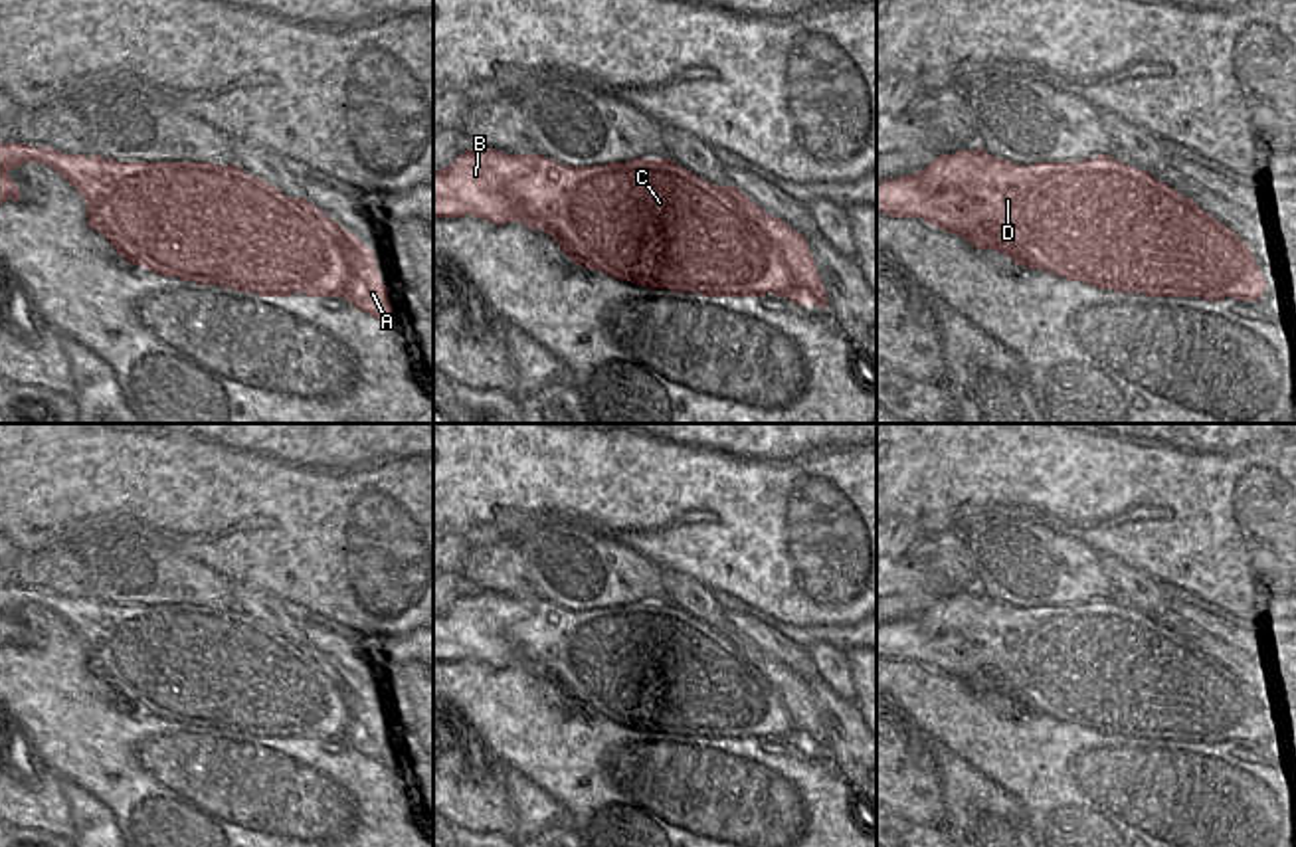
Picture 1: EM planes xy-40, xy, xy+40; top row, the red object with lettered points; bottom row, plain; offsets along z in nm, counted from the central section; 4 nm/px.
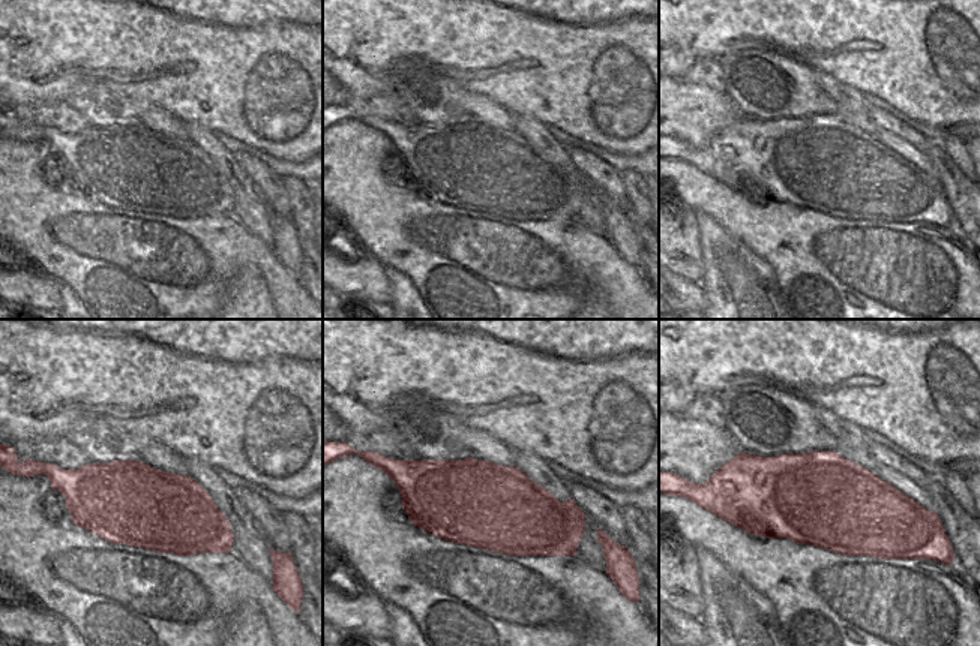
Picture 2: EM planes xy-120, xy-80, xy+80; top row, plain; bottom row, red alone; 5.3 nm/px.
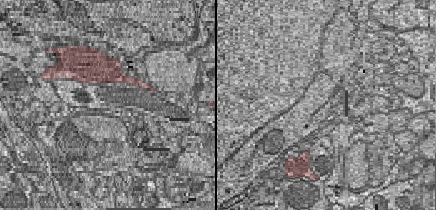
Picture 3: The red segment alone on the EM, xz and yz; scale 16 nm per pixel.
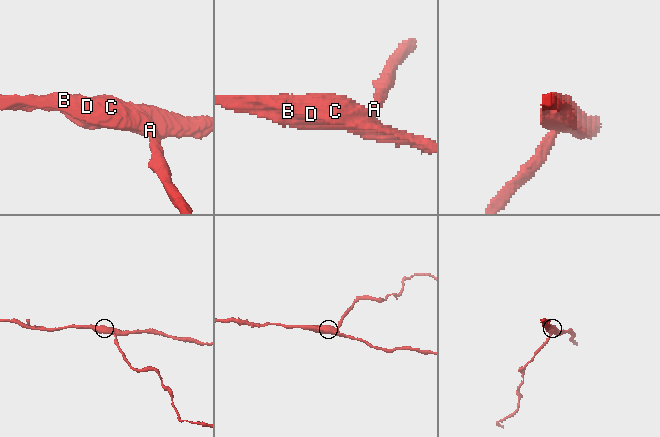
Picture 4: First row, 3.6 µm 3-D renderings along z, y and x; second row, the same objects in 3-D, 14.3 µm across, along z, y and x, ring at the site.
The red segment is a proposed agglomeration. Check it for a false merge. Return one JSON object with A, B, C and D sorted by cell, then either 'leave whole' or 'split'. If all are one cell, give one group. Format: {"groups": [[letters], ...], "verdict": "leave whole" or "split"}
{"groups": [["A"], ["B", "C", "D"]], "verdict": "split"}

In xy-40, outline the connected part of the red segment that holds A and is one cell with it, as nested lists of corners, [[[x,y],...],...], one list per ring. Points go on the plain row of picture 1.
[[[324,659],[324,671],[340,691],[340,699],[352,714],[352,726],[344,738],[362,756],[392,768],[388,730],[380,722],[376,697],[354,677]]]

